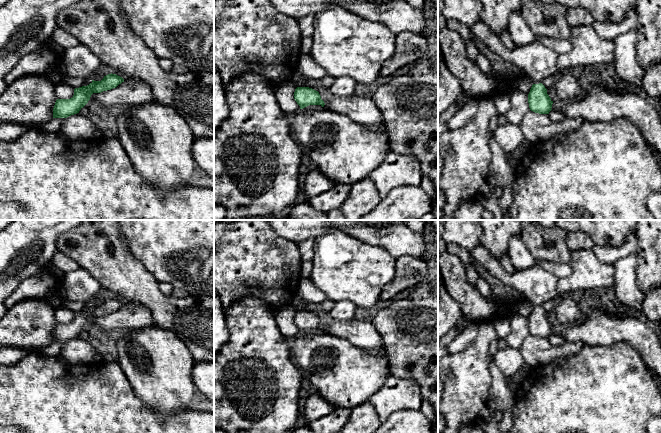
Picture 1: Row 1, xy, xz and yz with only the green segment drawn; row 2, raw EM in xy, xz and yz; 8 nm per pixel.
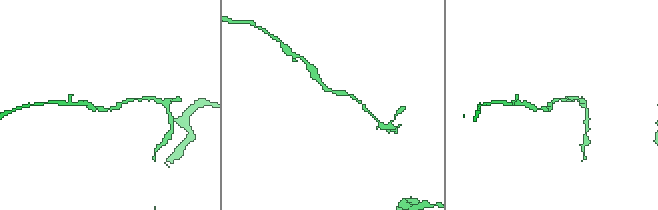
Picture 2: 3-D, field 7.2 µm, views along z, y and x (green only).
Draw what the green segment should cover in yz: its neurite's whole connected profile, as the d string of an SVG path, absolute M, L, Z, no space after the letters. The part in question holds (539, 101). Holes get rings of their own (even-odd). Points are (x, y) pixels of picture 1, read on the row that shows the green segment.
M481 21L473 24L470 31L491 52L525 72L533 83L528 94L530 110L539 114L549 114L552 110L553 101L541 82L548 76L559 74L557 70L558 54L537 41L528 46L508 50L499 36Z

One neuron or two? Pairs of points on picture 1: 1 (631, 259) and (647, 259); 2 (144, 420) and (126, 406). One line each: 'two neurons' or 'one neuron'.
1: two neurons
2: one neuron

